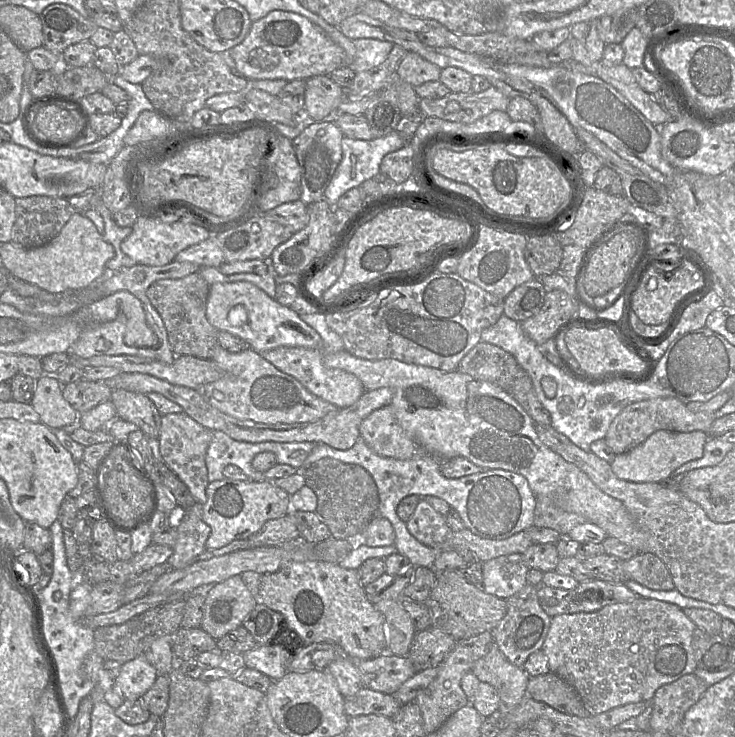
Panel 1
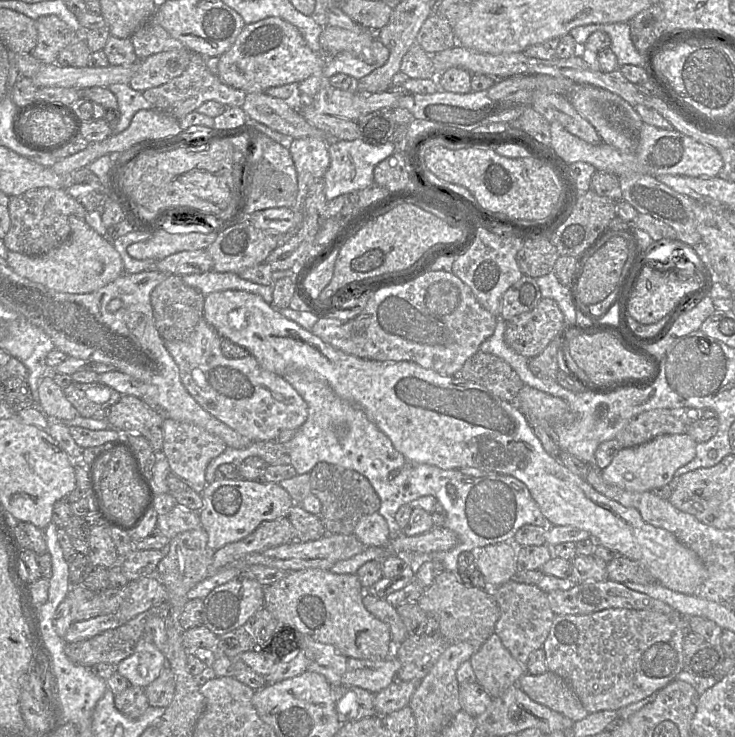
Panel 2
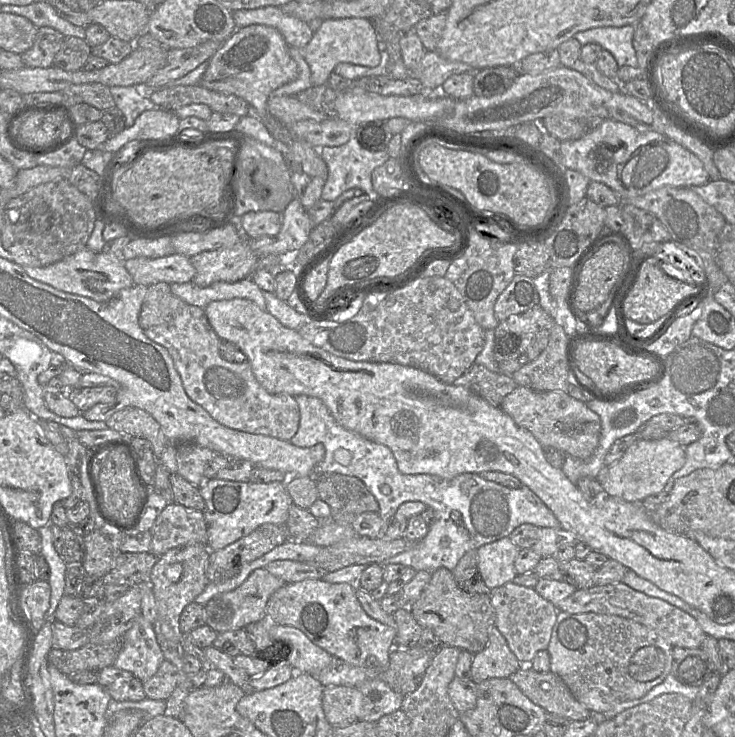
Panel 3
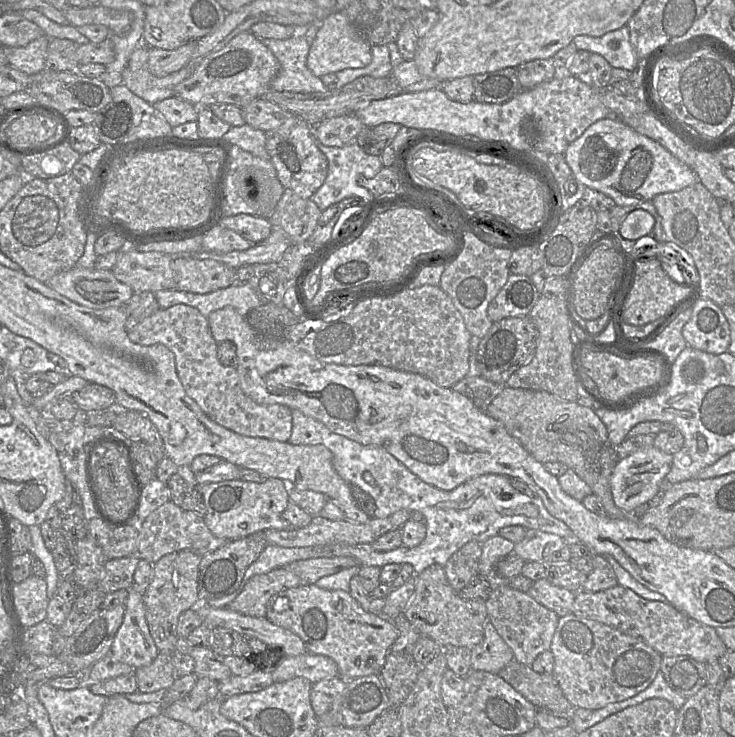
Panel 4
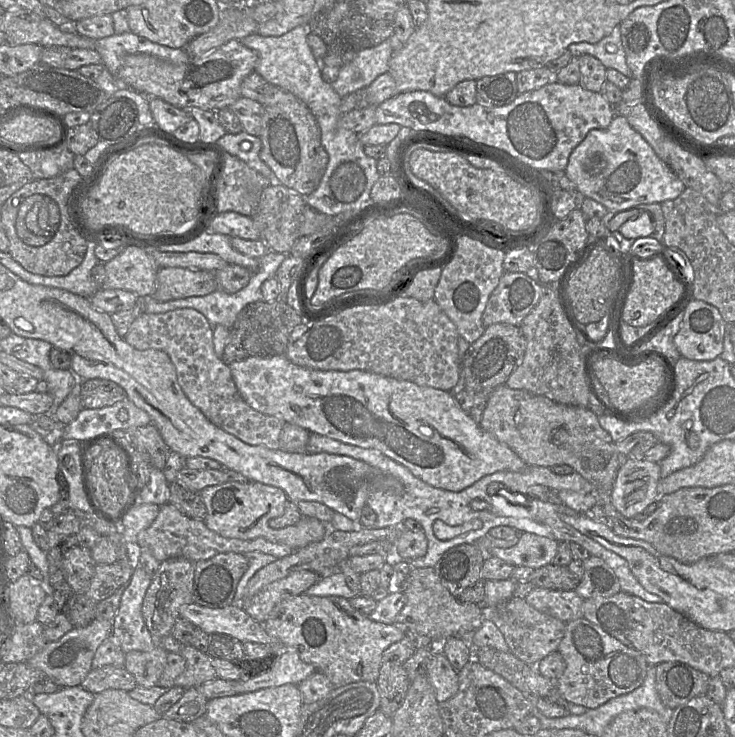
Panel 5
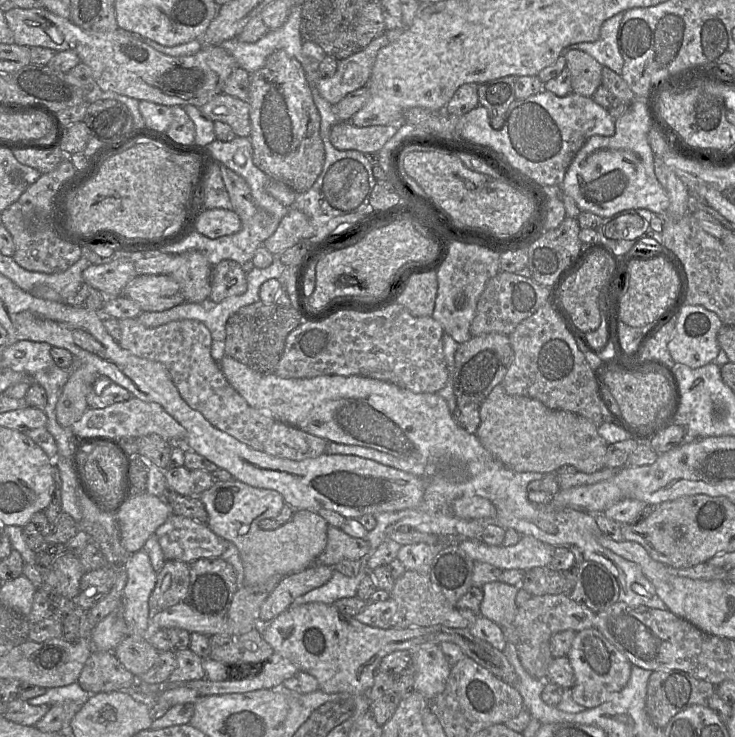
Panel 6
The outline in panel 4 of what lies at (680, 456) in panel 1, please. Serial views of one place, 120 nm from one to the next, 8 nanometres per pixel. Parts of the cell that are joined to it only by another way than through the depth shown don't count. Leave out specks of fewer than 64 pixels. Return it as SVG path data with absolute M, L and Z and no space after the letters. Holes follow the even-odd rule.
M655 446L642 448L622 460L618 460L610 478L612 497L615 505L626 514L641 504L649 502L661 489L661 483L669 473L673 455L663 452Z

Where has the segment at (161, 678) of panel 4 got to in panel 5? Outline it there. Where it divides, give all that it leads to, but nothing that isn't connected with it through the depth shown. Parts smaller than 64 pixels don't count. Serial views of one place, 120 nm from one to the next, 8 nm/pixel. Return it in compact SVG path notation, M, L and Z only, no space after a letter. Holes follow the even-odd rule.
M159 644L151 651L130 651L125 654L125 669L134 676L137 685L150 688L157 685L167 663L168 652Z

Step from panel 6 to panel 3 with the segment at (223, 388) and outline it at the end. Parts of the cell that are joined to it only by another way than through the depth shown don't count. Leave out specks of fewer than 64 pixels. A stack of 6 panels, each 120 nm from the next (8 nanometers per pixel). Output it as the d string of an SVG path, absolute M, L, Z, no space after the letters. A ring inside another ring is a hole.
M187 304L172 321L147 328L144 333L149 339L168 350L188 397L201 405L220 424L235 430L284 441L290 441L297 433L300 424L300 409L295 397L267 392L257 381L248 360L242 363L232 363L222 358L219 352L221 339L209 324L204 309Z

